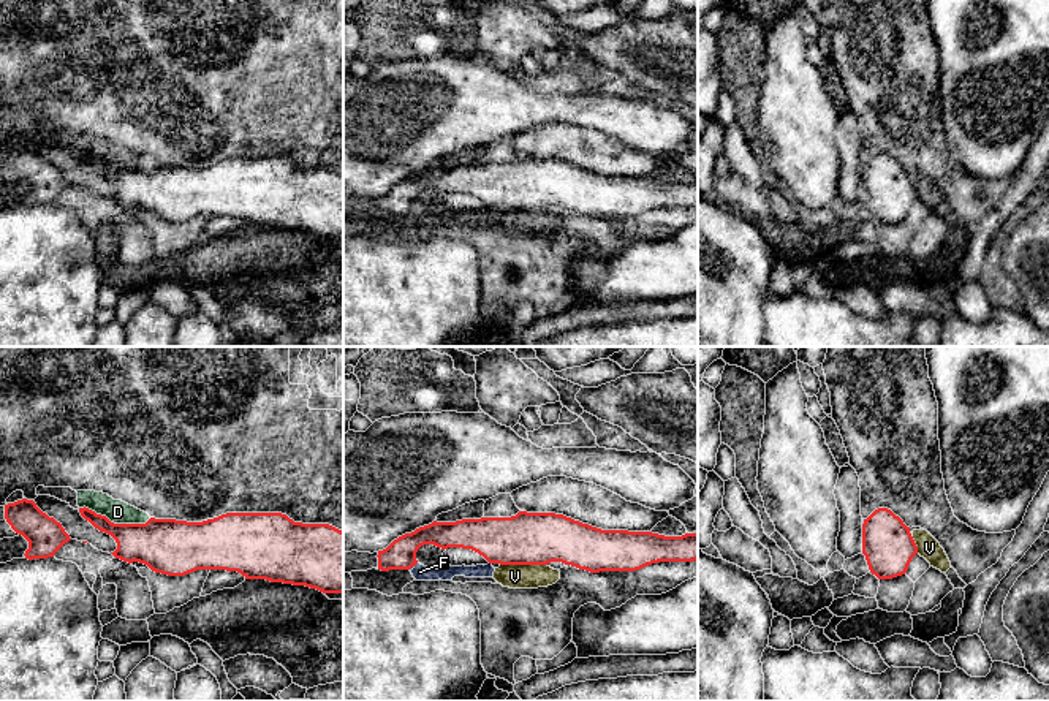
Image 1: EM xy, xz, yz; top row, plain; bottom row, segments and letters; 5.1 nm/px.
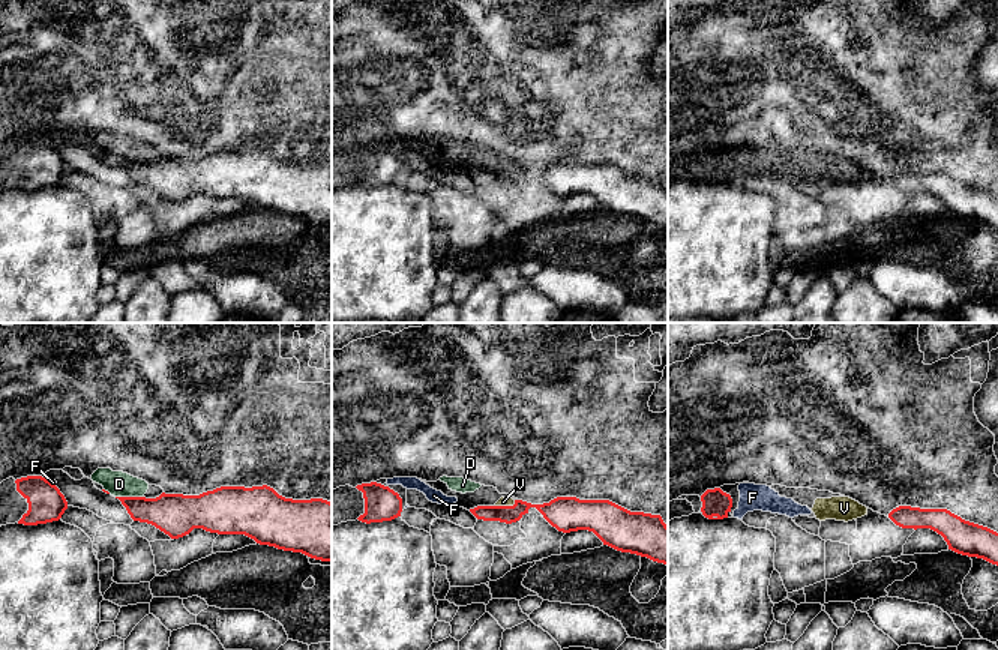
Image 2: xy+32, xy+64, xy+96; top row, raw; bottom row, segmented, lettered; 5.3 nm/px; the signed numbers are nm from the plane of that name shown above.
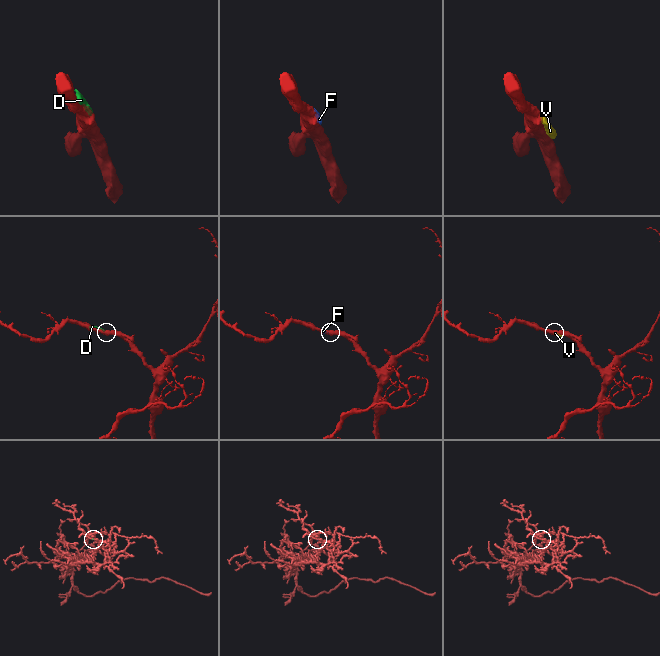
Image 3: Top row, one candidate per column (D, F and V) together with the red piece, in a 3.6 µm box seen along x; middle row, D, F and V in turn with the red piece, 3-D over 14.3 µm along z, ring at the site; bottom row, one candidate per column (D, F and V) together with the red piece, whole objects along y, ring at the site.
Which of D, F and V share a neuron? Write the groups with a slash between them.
D F V

